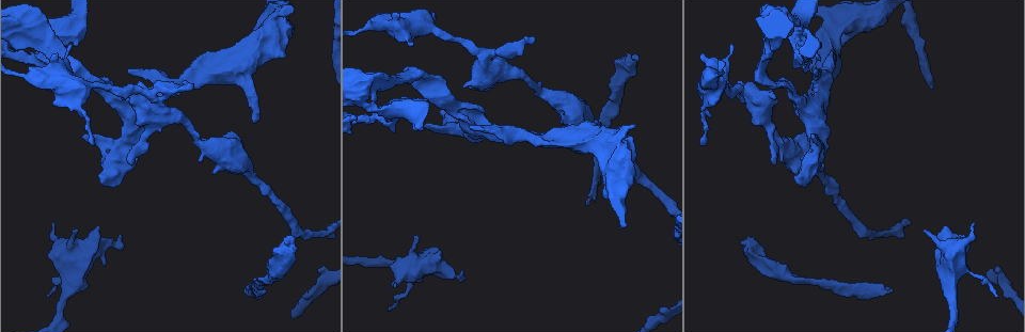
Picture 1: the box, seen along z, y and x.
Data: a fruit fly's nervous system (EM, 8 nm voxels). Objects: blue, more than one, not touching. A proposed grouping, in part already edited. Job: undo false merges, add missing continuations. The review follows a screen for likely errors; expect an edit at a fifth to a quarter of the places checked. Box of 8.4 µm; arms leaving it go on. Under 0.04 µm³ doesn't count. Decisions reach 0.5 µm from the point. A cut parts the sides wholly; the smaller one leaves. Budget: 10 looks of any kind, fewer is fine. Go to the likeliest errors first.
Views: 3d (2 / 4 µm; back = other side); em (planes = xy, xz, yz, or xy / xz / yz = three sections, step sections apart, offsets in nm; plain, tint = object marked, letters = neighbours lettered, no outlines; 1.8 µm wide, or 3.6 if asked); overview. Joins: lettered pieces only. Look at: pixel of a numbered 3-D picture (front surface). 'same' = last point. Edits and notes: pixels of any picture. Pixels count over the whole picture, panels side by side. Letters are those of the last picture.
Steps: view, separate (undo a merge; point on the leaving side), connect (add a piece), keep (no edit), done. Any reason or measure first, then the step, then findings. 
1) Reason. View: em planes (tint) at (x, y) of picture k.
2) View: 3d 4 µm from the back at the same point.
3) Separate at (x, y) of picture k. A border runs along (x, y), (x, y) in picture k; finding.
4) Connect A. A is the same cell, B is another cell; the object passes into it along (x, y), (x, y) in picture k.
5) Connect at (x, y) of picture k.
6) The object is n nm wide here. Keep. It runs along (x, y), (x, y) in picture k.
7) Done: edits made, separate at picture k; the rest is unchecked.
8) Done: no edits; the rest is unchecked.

Calibre changes. View: em planes (letters) at (147, 98) of picture 1.

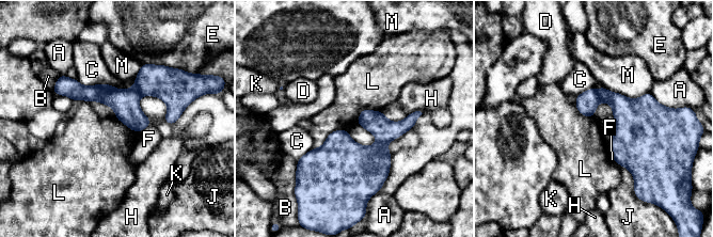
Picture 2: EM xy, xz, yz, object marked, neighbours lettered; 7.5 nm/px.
The object is 160 nm wide here. Keep. A, B, C, D, E, F, H, J, K, L and M are other cells; continuous, no second neuron.

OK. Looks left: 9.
Branch stops here. View: 3d 2 µm at (775, 163) of picture 1.

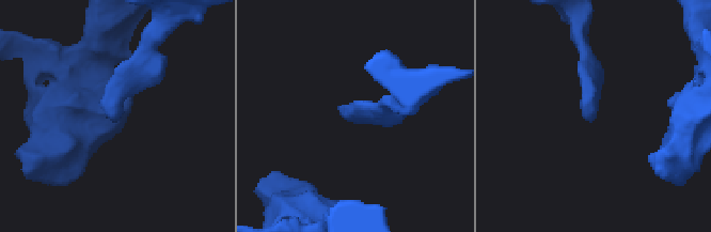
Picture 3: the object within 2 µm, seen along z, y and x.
Shape alone is not enough. View: em planes (tint) at (592, 118) of picture 3.

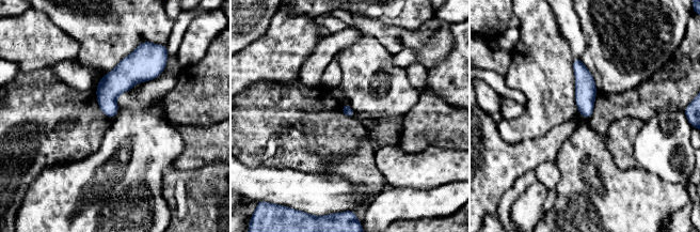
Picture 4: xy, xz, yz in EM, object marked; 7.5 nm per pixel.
See the neighbours. View: em planes (letters) at the same point.

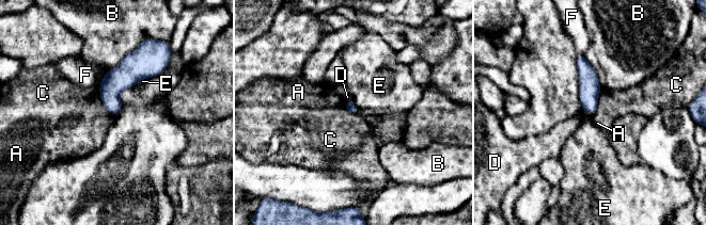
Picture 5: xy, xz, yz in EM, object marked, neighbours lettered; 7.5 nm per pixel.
Keep. A, B, C, D, E and F are other cells; a border runs along (98, 86), (102, 103), (115, 115) in picture 5; no lettered piece goes on from it.

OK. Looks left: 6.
Three arms meet. View: em planes (letters) at (408, 25) of picture 1.

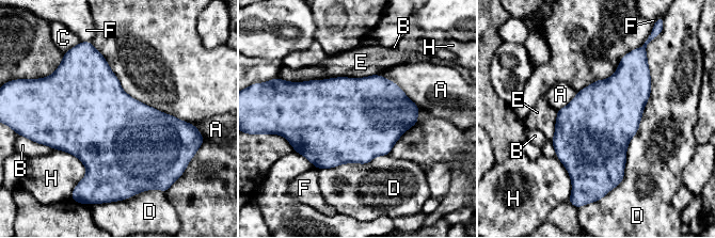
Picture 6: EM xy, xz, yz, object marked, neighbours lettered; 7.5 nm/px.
Keep. A, B, C, D, E, F and H are other cells; continuous, no second neuron.

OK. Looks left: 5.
Calibre changes. View: em 3.6 µm yz step 4 (tint) at (605, 121) of picture 1.

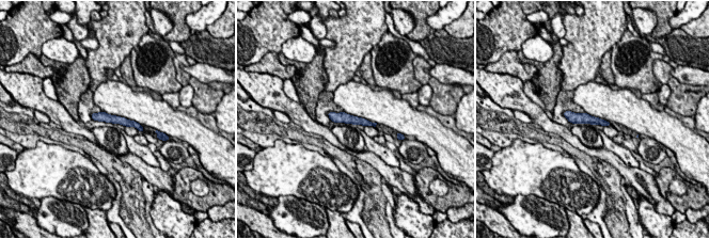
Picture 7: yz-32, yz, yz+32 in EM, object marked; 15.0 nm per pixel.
View: em 3.6 µm planes (letters) at the same point.

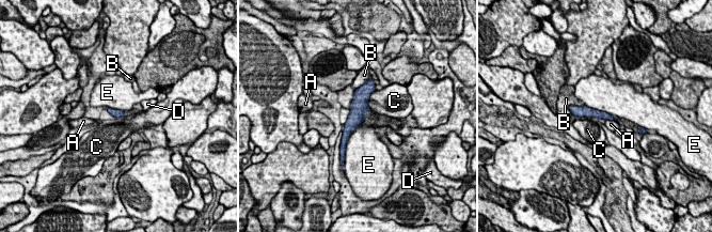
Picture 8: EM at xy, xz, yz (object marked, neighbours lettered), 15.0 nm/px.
Keep. A, B, C, D and E are other cells; a border runs along (585, 105), (618, 117) in picture 8; one neuron here.

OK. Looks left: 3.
Done: no edits; the rest is unchecked.

